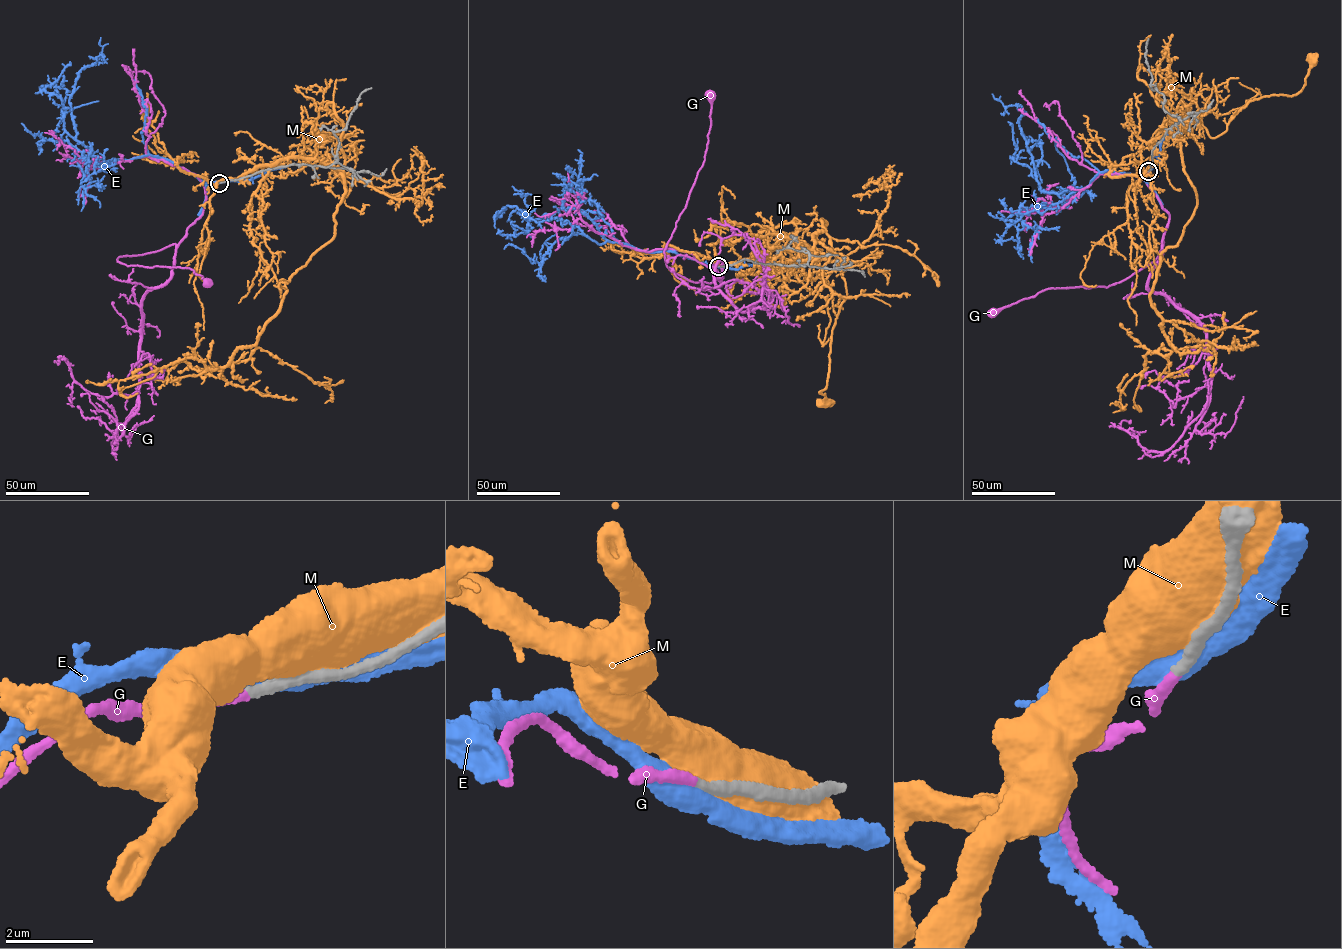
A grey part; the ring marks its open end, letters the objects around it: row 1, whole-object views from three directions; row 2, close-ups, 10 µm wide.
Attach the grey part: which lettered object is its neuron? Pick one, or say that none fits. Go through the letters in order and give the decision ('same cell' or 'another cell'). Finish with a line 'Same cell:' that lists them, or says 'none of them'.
E: another cell
G: same cell
M: another cell
Same cell: G

